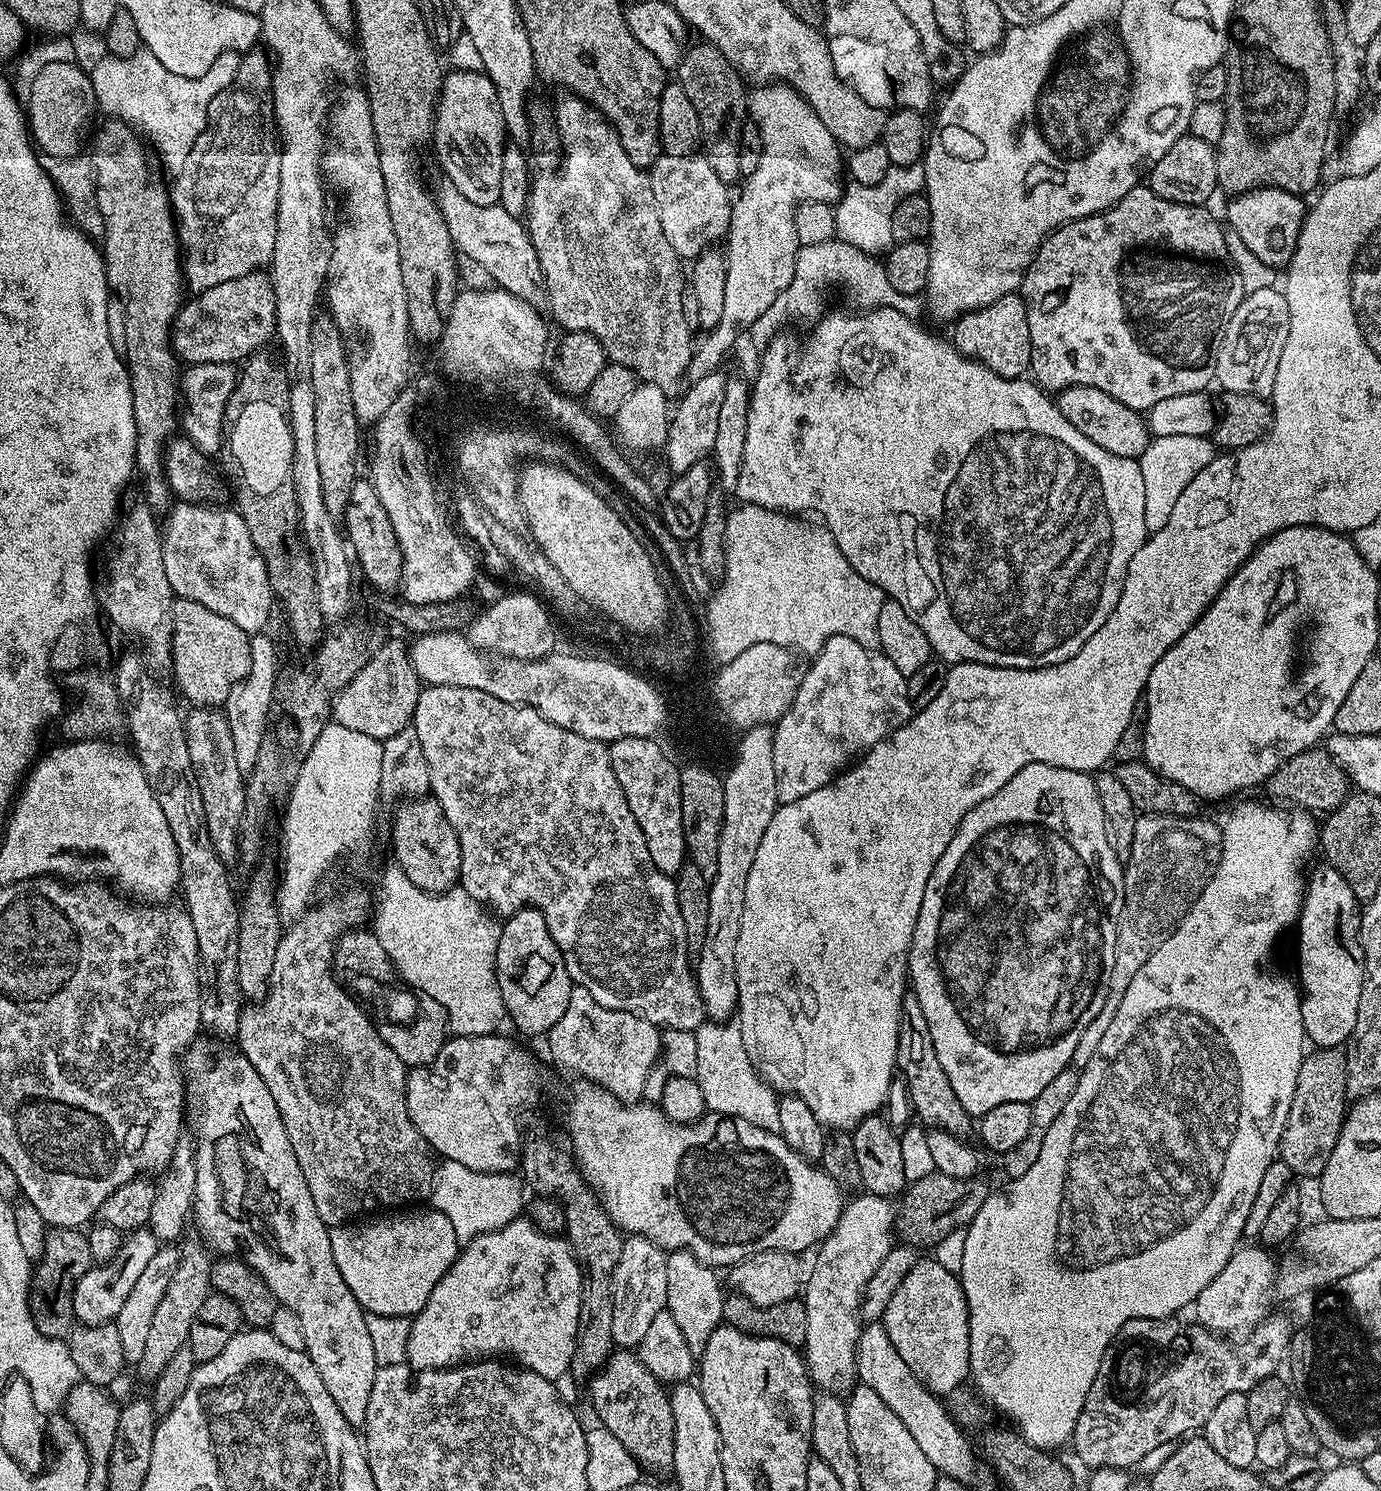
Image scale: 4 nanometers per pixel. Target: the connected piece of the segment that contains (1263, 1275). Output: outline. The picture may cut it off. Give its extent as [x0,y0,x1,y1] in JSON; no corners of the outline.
[1194,1242,1278,1334]

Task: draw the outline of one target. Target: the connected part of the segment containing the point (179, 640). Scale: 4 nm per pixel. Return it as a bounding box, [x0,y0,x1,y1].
[170,600,250,708]

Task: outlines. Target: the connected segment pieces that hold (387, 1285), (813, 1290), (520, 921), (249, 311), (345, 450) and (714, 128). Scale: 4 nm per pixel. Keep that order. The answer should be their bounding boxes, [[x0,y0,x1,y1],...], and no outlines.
[[330,1206,462,1318],[802,1194,898,1394],[496,908,573,1037],[170,271,276,365],[310,314,362,518],[674,42,750,186]]

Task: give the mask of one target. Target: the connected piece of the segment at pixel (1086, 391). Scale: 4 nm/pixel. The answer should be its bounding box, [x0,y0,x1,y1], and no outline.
[1055,386,1150,460]

